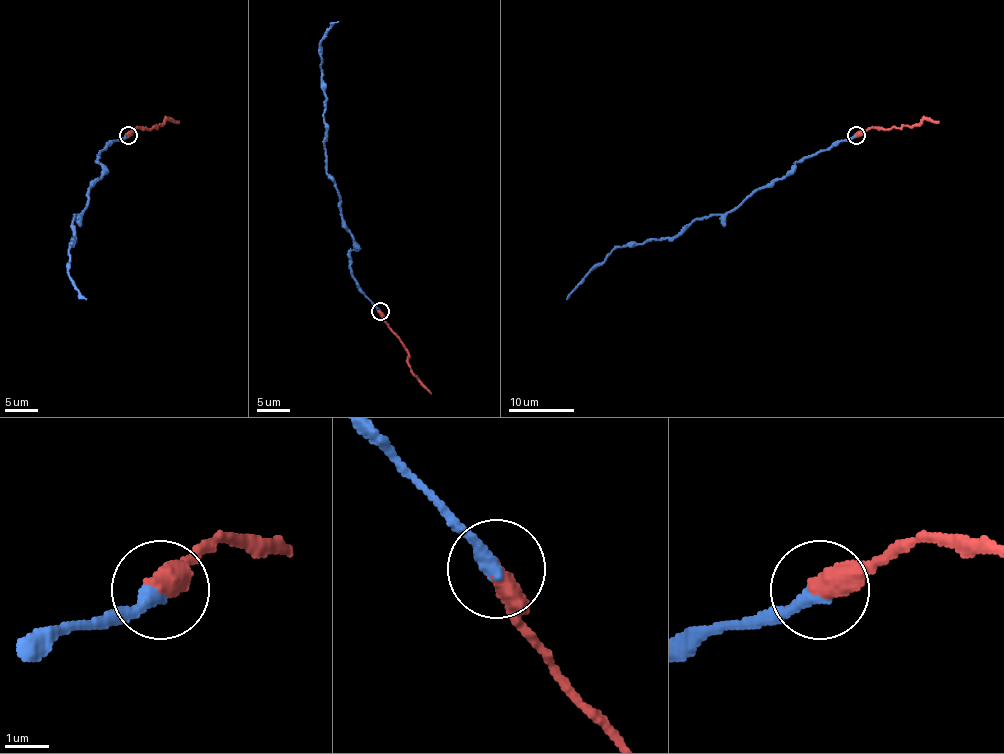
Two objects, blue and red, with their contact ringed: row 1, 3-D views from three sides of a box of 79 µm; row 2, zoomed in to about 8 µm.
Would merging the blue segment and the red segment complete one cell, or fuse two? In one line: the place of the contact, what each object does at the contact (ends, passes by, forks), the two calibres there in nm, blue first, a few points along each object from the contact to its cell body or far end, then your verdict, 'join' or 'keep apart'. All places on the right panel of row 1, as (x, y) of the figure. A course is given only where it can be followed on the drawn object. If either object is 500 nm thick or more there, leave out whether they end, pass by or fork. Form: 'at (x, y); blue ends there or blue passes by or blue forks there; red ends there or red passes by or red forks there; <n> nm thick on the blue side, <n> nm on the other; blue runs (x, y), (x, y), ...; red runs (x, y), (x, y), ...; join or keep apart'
at (856, 135); 360 nm thick on the blue side, 550 nm on the other; blue runs (857, 135), (799, 160), (786, 175), (758, 188), (724, 214), (696, 217), (673, 237), (615, 247), (566, 299); red runs (857, 135), (873, 127), (918, 125), (926, 119), (939, 122); keep apart

